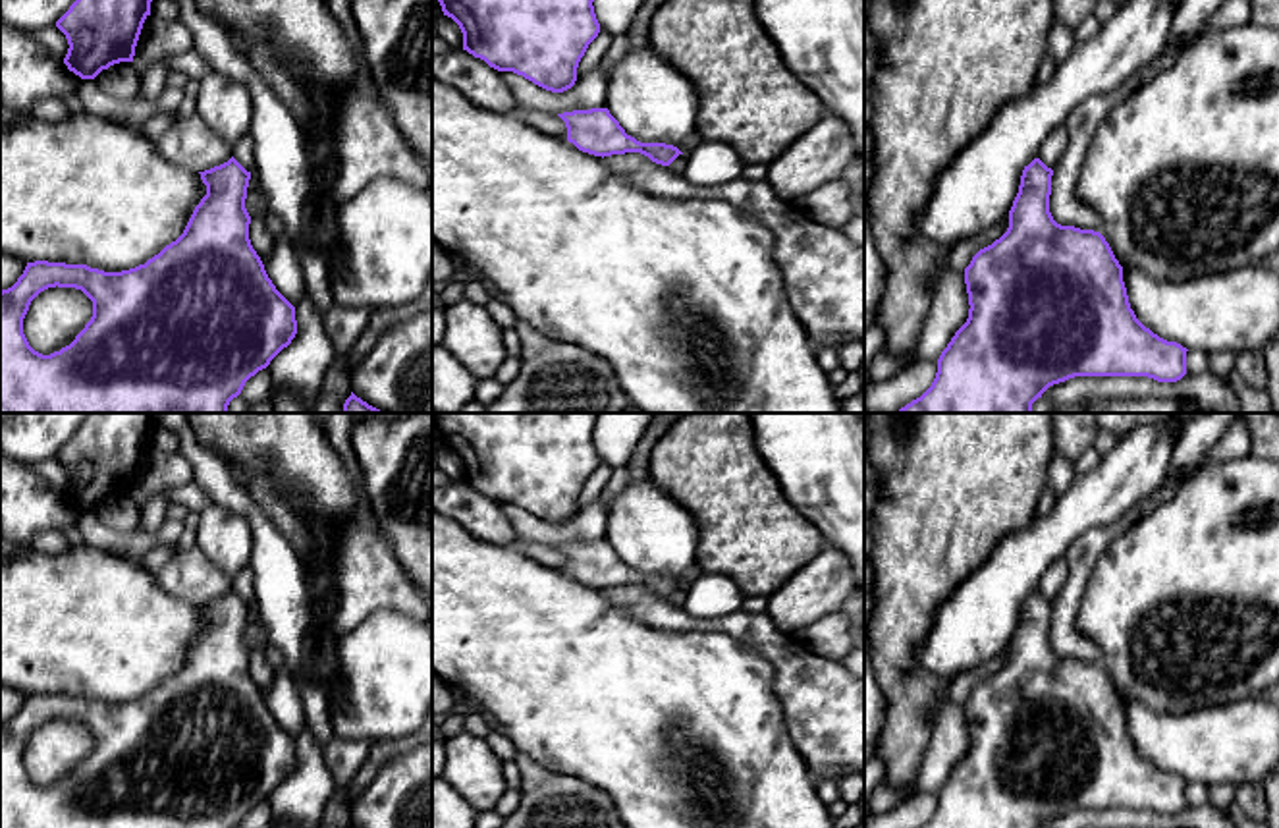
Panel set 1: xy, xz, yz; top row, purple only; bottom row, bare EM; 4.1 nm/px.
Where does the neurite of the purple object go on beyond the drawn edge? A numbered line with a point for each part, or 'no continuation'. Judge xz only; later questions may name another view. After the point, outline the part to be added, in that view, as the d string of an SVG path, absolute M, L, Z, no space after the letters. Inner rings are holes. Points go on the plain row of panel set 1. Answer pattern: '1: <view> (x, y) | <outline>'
no continuation

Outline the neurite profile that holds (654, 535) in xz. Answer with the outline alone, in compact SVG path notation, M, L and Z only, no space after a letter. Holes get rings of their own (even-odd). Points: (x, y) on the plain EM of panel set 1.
M650 479L615 496L604 540L637 573L673 577L683 587L685 573L696 566L694 517Z

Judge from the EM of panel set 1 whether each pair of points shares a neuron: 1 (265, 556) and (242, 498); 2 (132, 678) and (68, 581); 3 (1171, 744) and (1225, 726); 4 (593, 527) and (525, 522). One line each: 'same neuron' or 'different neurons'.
1: same neuron
2: same neuron
3: same neuron
4: same neuron

